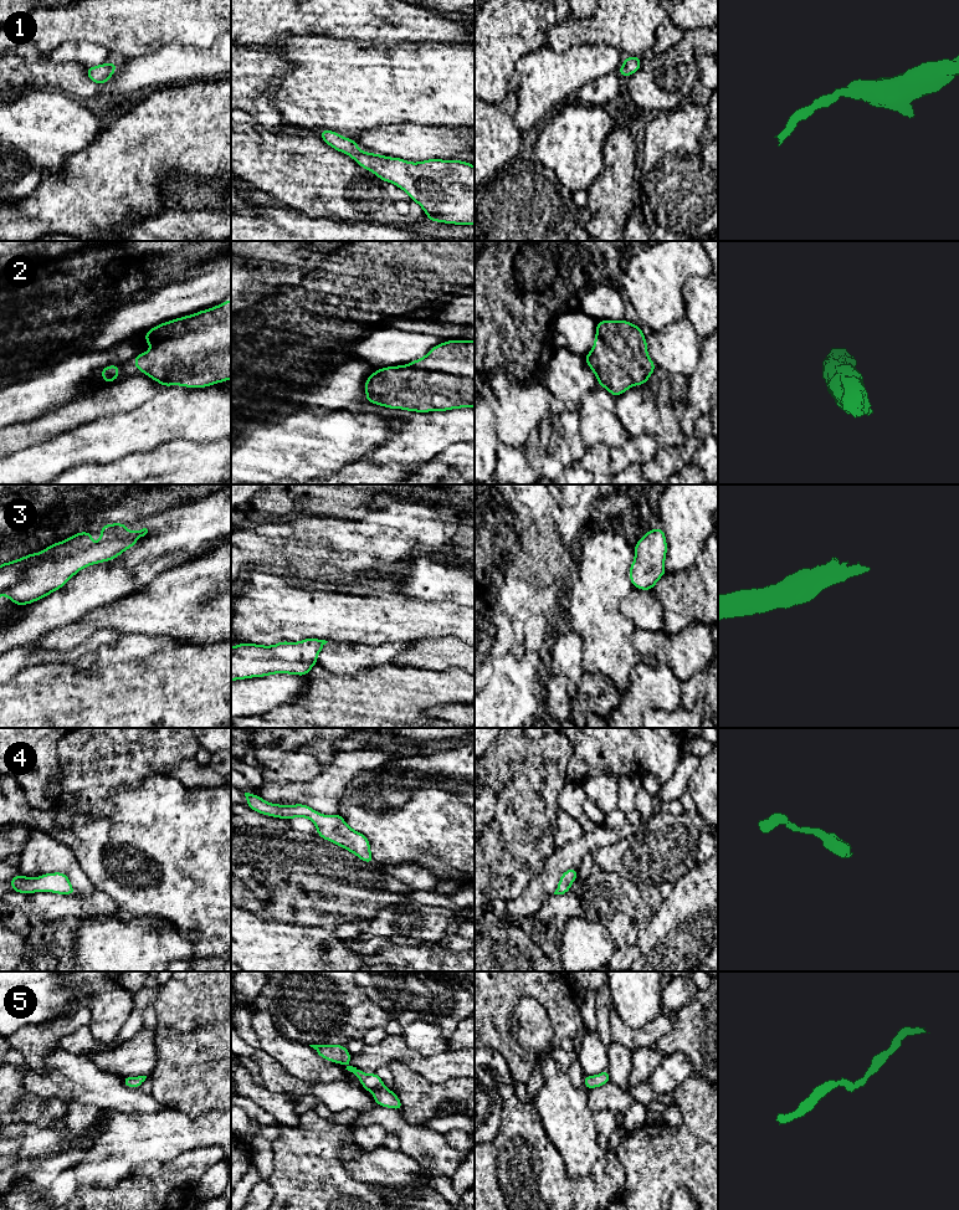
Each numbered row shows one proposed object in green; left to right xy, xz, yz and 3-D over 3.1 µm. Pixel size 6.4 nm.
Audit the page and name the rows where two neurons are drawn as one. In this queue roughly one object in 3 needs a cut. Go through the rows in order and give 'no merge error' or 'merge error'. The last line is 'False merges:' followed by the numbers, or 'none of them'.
1: no merge error
2: no merge error
3: no merge error
4: no merge error
5: no merge error
False merges: none of them

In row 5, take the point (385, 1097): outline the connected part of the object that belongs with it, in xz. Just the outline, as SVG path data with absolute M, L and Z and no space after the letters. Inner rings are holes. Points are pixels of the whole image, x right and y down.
M347 1066L345 1070L350 1071L360 1080L361 1086L365 1091L374 1093L373 1098L376 1102L376 1104L381 1107L395 1108L398 1111L402 1109L402 1103L400 1102L395 1092L385 1087L384 1082L381 1081L378 1073L366 1075L353 1066Z

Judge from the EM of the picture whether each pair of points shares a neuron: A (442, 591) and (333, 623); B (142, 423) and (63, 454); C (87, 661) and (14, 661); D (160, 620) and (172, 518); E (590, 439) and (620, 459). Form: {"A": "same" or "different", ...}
{"A": "different", "B": "same", "C": "same", "D": "different", "E": "different"}

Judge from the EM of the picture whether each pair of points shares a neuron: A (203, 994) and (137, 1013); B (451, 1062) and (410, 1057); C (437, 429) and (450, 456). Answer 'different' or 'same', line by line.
A: different
B: same
C: different

